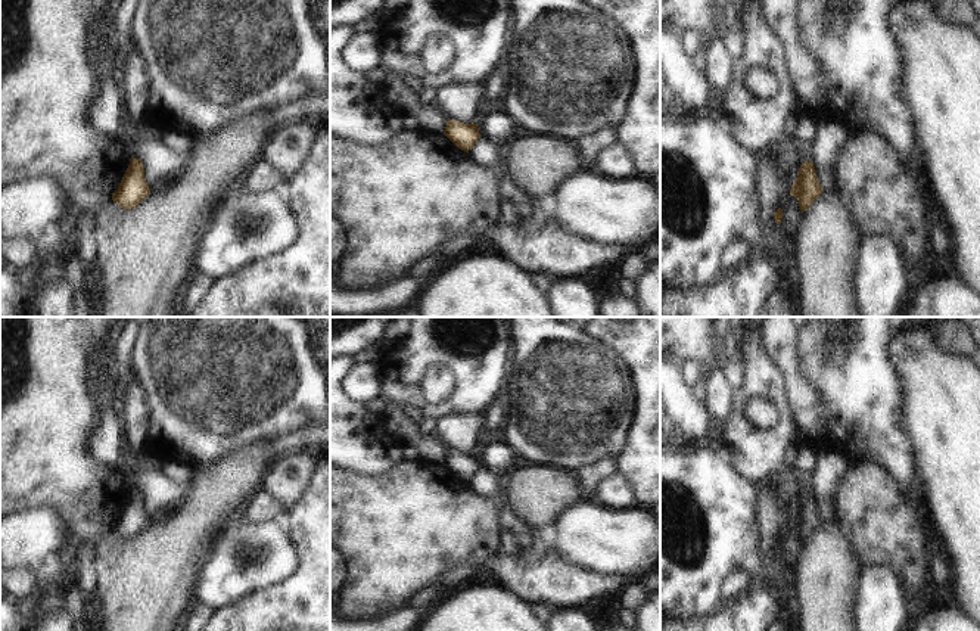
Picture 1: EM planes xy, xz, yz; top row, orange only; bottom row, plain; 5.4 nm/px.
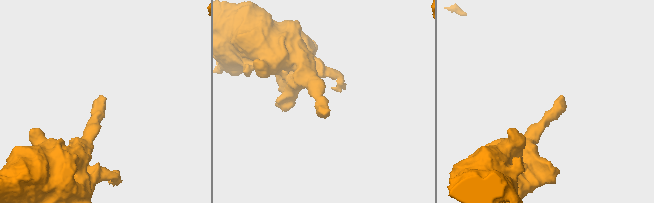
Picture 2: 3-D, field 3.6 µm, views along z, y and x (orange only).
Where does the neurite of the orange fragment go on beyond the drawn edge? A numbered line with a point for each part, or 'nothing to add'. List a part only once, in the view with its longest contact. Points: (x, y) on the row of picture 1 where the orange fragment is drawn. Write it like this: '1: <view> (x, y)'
nothing to add

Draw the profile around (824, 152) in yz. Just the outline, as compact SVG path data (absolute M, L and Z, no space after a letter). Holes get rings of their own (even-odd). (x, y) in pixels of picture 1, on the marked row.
M818 121L818 137L806 147L806 161L816 170L824 192L836 189L837 161L843 146L850 140L841 121Z

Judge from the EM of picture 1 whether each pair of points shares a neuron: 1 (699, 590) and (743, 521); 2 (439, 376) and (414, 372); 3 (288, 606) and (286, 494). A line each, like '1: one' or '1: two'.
1: one
2: two
3: two

